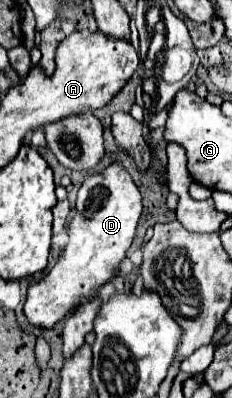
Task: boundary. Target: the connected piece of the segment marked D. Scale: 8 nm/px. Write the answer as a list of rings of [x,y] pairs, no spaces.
[[[113,162],[103,172],[87,176],[77,192],[75,216],[69,222],[69,242],[65,244],[63,252],[59,254],[57,264],[53,268],[49,268],[47,274],[41,280],[37,280],[35,284],[31,284],[27,290],[27,300],[25,300],[23,312],[25,312],[29,326],[47,328],[47,330],[53,328],[55,322],[63,320],[73,310],[77,310],[77,306],[81,302],[87,302],[89,298],[93,298],[93,294],[99,294],[99,288],[113,282],[113,278],[119,272],[119,264],[123,262],[123,258],[133,242],[139,216],[141,216],[141,192],[135,186],[135,182],[131,180],[129,172],[123,168],[123,164]]]

